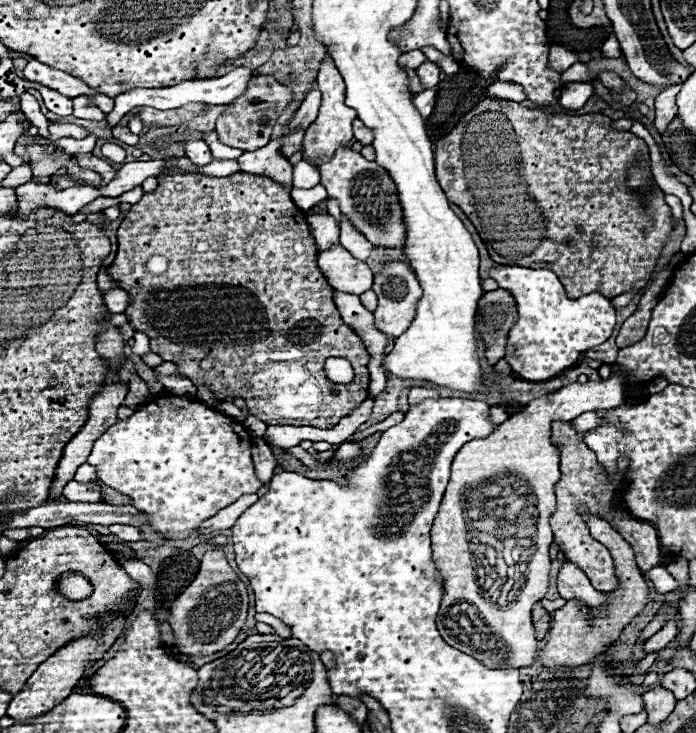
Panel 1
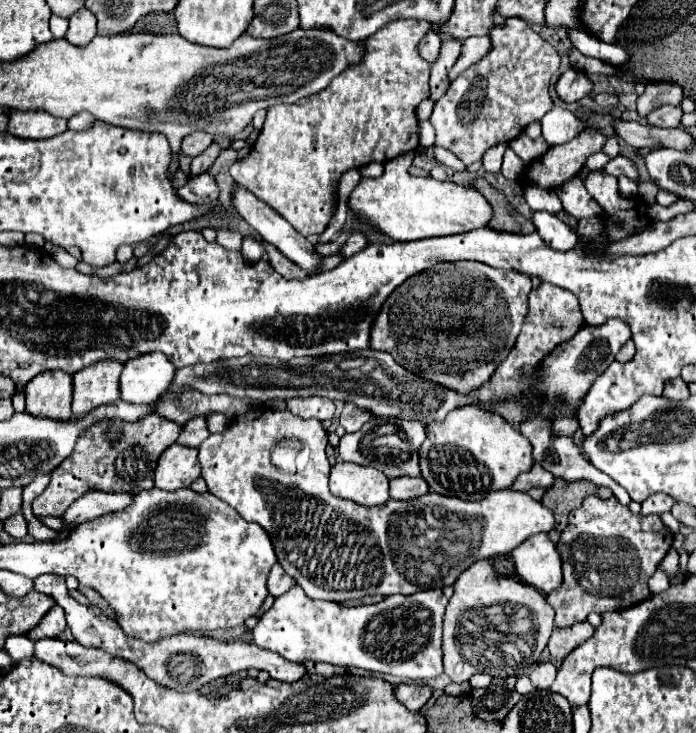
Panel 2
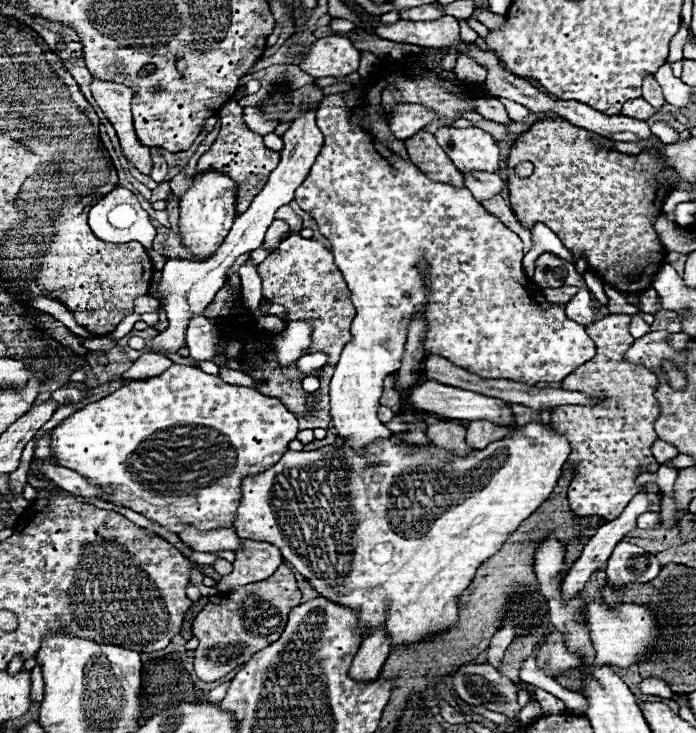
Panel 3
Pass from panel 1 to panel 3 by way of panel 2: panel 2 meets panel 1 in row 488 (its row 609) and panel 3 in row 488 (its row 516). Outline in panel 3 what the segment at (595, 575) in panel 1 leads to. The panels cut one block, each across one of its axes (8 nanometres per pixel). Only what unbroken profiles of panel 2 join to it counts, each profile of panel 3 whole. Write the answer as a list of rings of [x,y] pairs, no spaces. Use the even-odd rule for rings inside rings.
[[[610,314],[604,320],[586,326],[588,336],[592,336],[596,344],[596,356],[566,376],[560,382],[560,388],[604,398],[590,406],[556,406],[552,408],[548,424],[558,434],[562,434],[572,448],[568,462],[564,464],[564,472],[574,472],[568,488],[568,502],[572,512],[578,516],[600,516],[606,522],[616,520],[624,506],[642,490],[648,492],[652,512],[660,510],[662,498],[662,494],[658,494],[658,484],[636,484],[642,468],[648,468],[648,472],[656,472],[660,468],[650,450],[650,446],[658,440],[654,422],[660,416],[660,404],[654,398],[654,392],[658,390],[656,374],[642,364],[628,364],[624,358],[626,350],[634,344],[634,338],[628,334],[630,318],[632,316],[628,314]]]

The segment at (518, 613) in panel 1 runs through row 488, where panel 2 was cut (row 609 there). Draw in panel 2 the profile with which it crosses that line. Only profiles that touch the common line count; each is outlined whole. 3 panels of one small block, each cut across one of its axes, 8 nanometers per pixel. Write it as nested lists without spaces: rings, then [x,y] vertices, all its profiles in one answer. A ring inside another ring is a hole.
[[[489,559],[480,560],[472,564],[472,568],[464,570],[456,580],[454,588],[456,588],[454,596],[446,606],[444,636],[442,636],[444,674],[448,674],[452,682],[456,684],[468,682],[474,674],[480,674],[480,672],[490,674],[490,658],[494,658],[494,664],[504,668],[514,668],[514,670],[518,670],[524,664],[534,664],[540,658],[554,630],[554,612],[552,612],[552,606],[536,588],[520,580],[514,580],[514,577],[496,574]]]

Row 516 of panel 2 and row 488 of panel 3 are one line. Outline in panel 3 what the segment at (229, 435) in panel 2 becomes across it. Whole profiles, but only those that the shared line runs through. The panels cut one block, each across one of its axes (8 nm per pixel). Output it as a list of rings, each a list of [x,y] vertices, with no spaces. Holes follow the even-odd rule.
[[[536,422],[520,426],[512,436],[506,436],[490,444],[488,448],[478,450],[478,454],[470,454],[470,456],[456,456],[436,444],[408,446],[398,436],[374,440],[366,444],[362,452],[356,452],[354,448],[340,448],[336,444],[330,444],[330,446],[324,446],[322,450],[312,450],[312,452],[288,450],[282,456],[282,460],[278,460],[272,468],[268,468],[266,472],[260,472],[254,478],[246,478],[242,482],[242,502],[236,512],[238,516],[236,516],[234,528],[240,538],[274,544],[280,550],[282,558],[290,562],[312,584],[318,596],[324,596],[340,606],[348,606],[356,610],[360,616],[358,630],[362,638],[370,636],[378,628],[384,628],[390,638],[390,650],[398,650],[400,646],[428,640],[440,632],[446,632],[446,628],[452,628],[458,624],[458,612],[460,612],[458,598],[476,576],[478,566],[486,562],[490,556],[494,556],[500,550],[500,546],[508,540],[508,536],[520,526],[520,522],[524,522],[552,494],[560,478],[562,466],[568,460],[568,454],[570,454],[568,440],[562,438],[558,432],[550,430],[546,424],[536,424]]]

